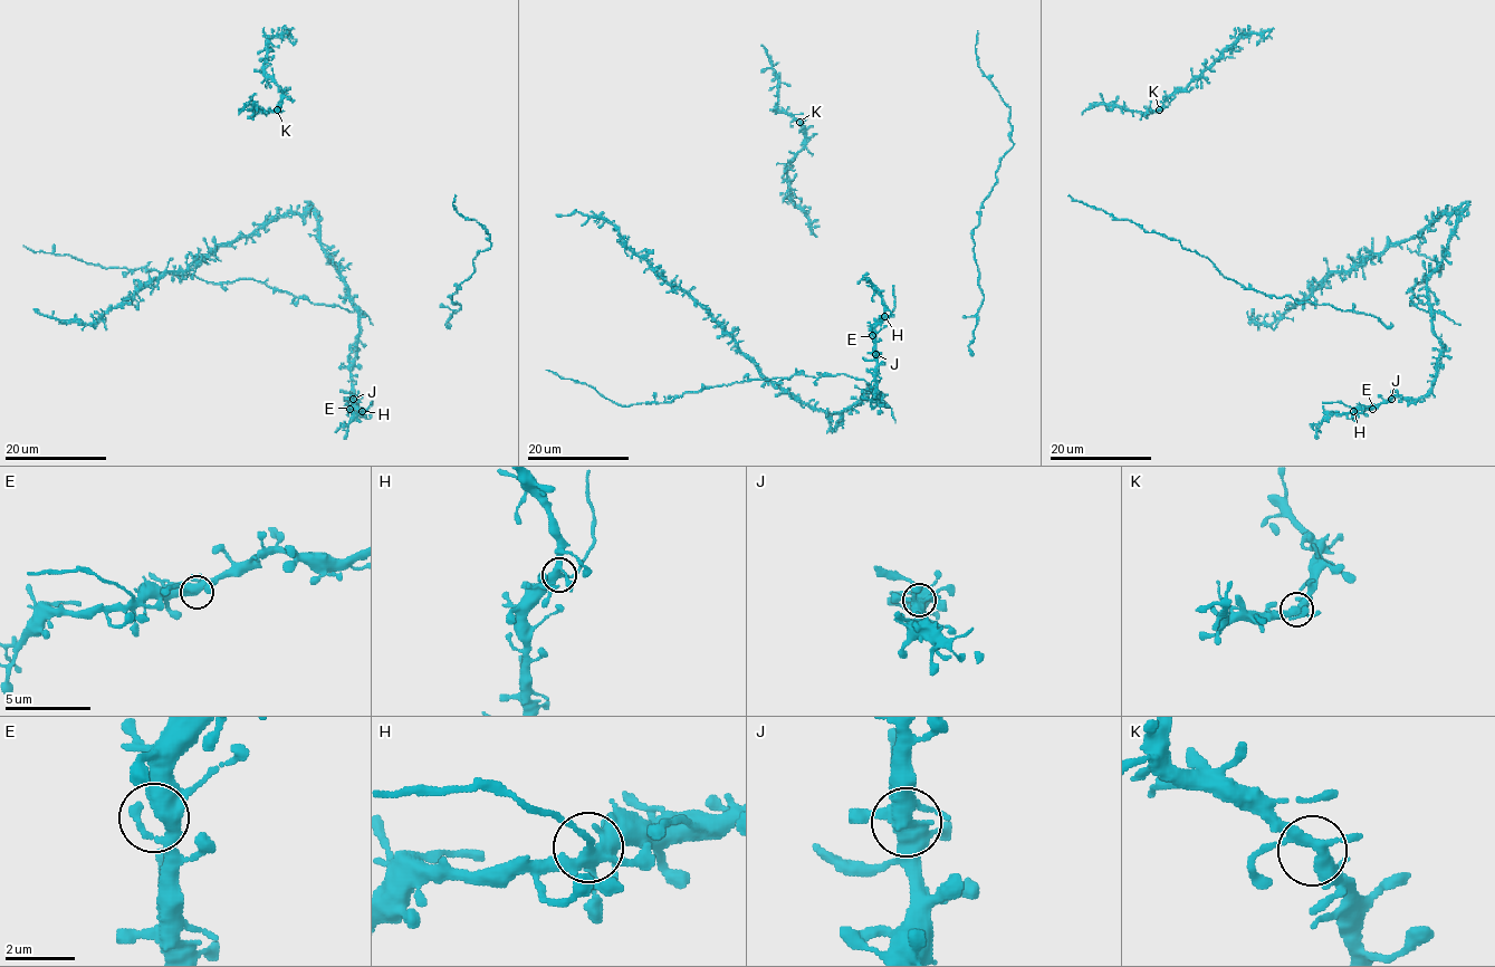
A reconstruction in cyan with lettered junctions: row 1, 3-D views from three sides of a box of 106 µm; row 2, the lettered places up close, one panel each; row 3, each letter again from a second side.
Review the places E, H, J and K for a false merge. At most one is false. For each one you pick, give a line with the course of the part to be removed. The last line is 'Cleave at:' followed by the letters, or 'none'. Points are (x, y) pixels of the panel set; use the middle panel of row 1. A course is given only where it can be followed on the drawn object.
H: foreign part runs (885, 316), (895, 306), (894, 285)
Cleave at: H

